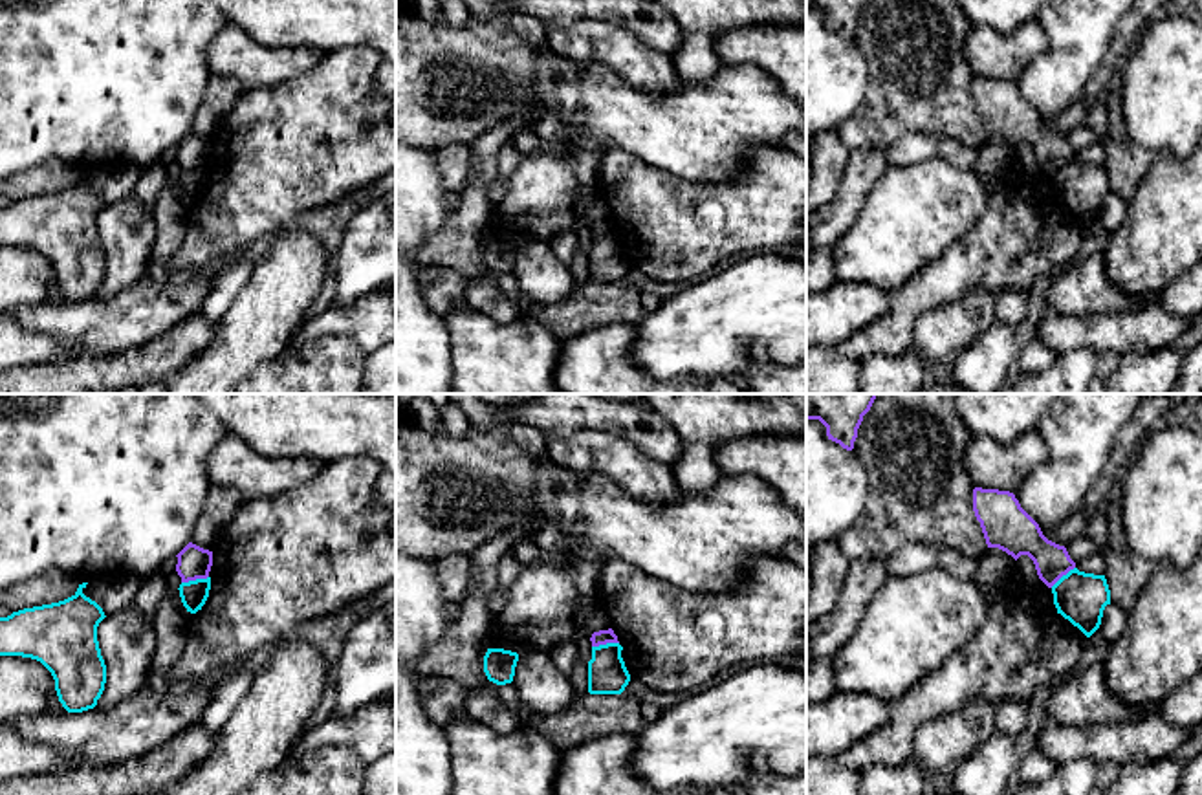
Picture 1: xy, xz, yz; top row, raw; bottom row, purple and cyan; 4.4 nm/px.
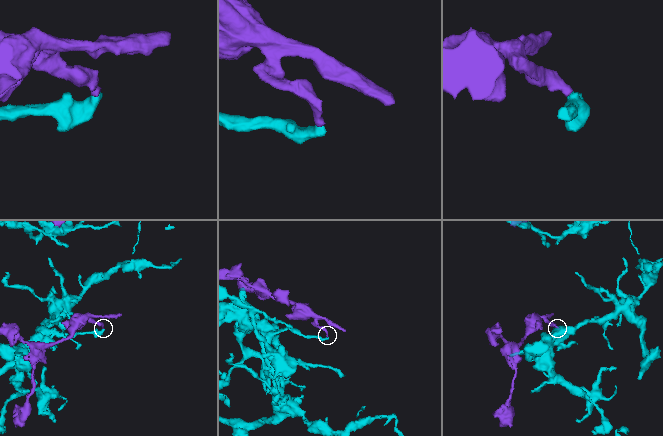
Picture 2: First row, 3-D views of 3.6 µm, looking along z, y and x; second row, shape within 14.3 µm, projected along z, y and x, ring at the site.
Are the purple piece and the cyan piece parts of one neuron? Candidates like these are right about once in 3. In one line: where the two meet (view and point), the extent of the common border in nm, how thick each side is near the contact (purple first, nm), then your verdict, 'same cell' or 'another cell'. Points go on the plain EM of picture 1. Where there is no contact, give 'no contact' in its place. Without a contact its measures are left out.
xy (195, 169) | 120 nm | 140/120 nm | another cell

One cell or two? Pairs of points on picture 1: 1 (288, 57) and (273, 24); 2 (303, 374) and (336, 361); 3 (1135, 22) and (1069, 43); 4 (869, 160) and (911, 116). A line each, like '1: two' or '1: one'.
1: two
2: one
3: two
4: two

